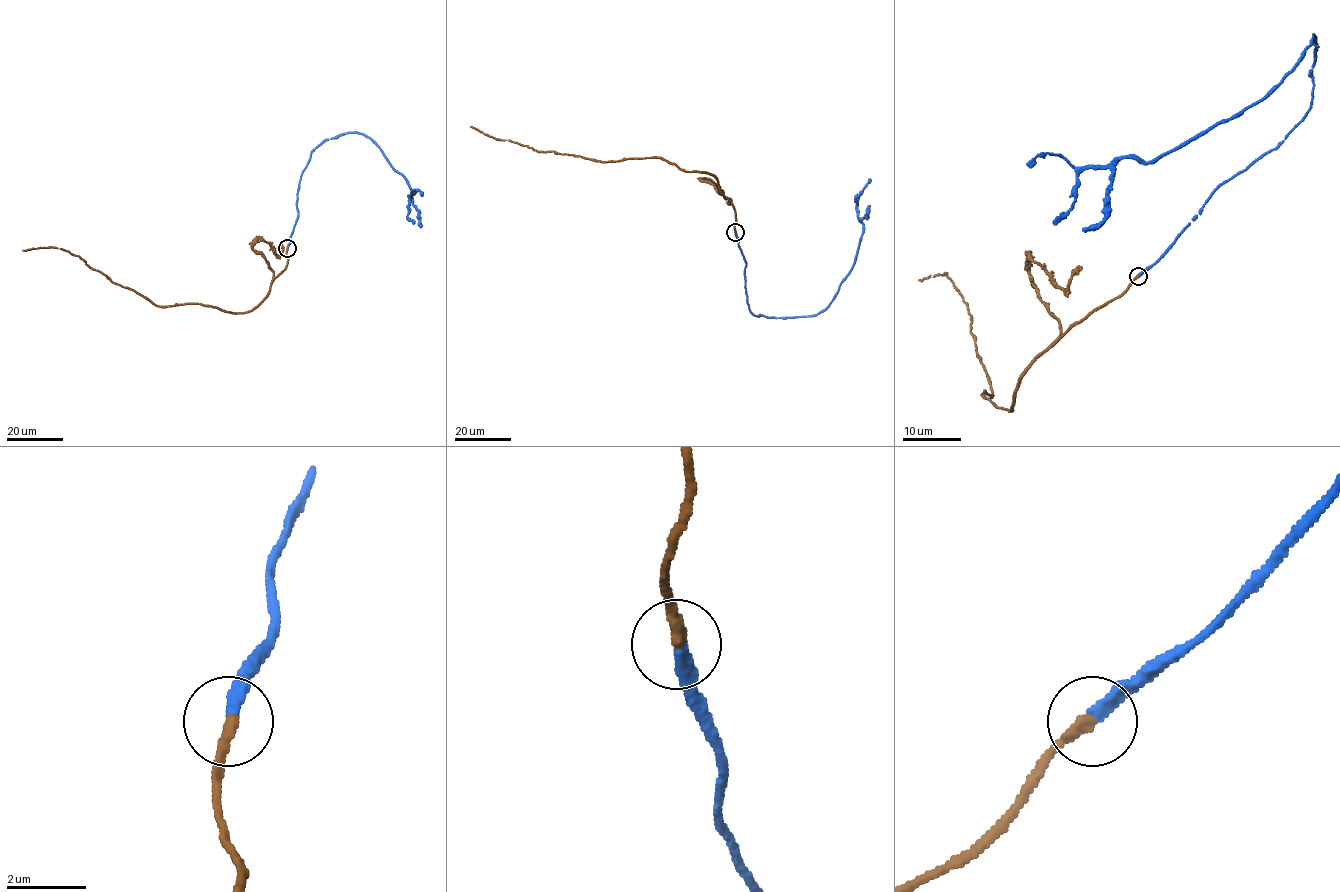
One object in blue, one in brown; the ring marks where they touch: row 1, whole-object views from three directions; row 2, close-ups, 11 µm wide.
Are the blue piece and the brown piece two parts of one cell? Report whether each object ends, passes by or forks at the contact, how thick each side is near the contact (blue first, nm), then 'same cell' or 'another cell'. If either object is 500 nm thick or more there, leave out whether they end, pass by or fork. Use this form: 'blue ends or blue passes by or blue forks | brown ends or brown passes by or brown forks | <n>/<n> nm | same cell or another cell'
blue ends | brown ends | 340/320 nm | same cell

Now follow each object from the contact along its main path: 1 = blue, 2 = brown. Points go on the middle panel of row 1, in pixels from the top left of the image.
1: (735, 232), (746, 264), (749, 310), (758, 316), (817, 315), (852, 268), (863, 230), (857, 200), (870, 180)
2: (735, 232), (734, 208), (708, 173), (685, 171), (659, 157), (604, 161), (537, 152), (470, 126)

